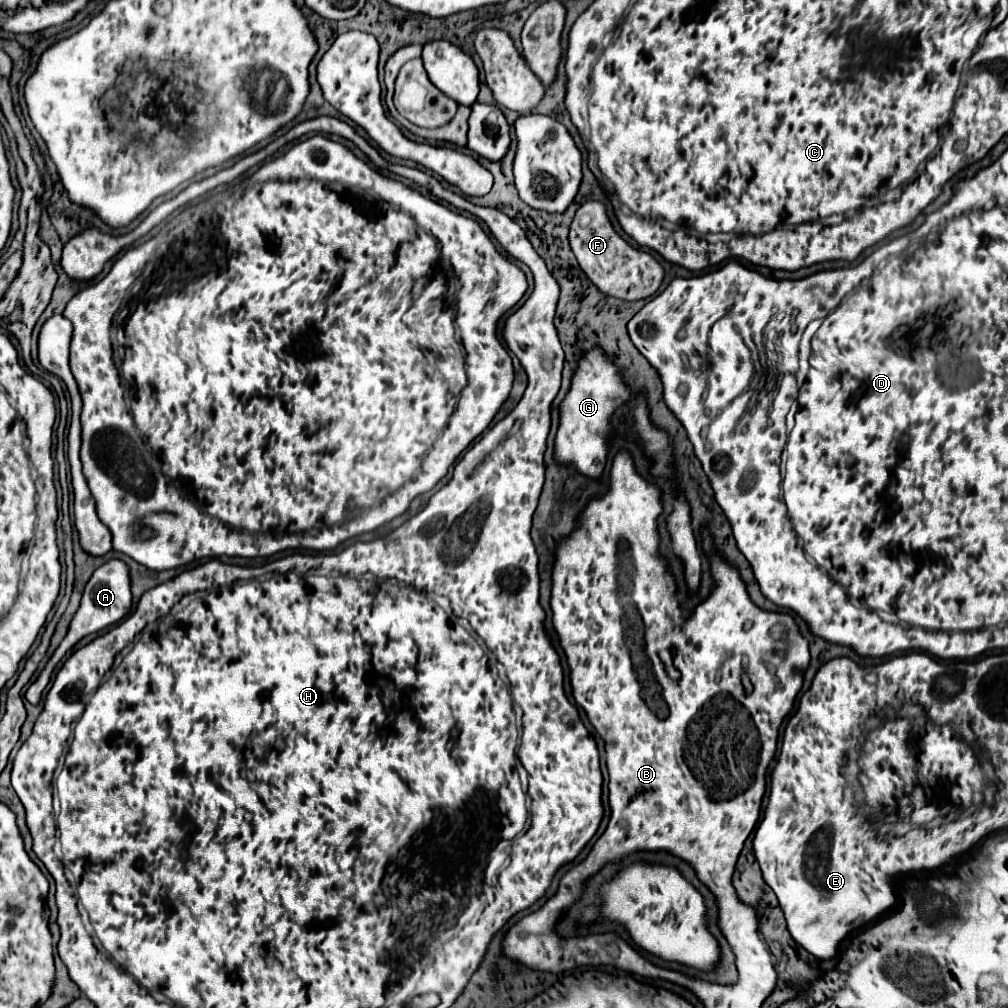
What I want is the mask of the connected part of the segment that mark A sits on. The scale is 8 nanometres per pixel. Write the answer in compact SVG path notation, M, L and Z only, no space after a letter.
M109 560L105 562L103 566L99 566L93 576L89 578L87 586L85 586L85 592L83 592L83 598L81 598L81 604L79 604L79 610L75 612L71 624L69 624L69 630L67 630L67 636L63 638L63 642L59 644L59 648L53 652L51 660L45 664L45 668L41 670L41 674L37 676L37 680L27 688L25 692L25 698L31 702L31 704L37 704L41 700L41 692L45 690L45 686L49 684L51 680L51 674L57 666L57 662L65 656L65 652L69 648L73 648L81 638L89 636L89 634L95 634L115 622L119 622L131 608L131 590L129 590L129 570L127 566L121 562L121 560Z

